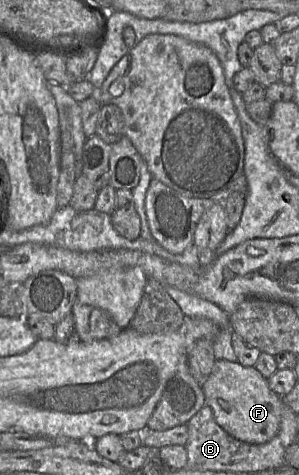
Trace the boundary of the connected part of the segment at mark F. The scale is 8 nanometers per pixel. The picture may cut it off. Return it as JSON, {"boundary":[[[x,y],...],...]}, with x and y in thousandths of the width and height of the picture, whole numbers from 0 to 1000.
{"boundary":[[[722,758],[676,815],[686,851],[712,863],[722,888],[773,918],[833,935],[876,935],[930,912],[946,838],[903,819],[896,800],[853,773]]]}

